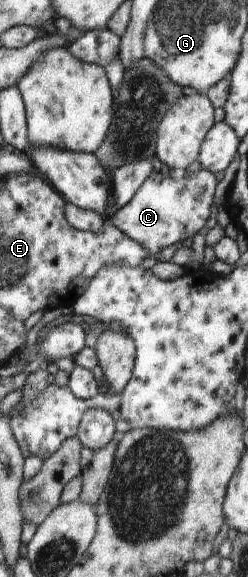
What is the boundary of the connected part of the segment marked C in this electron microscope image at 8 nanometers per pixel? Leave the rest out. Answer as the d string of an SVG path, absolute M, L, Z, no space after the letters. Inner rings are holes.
M154 170L130 202L114 209L107 220L131 240L142 244L145 250L152 252L152 257L157 257L166 247L193 238L204 228L210 218L216 186L216 176L206 172L189 176L173 173L168 178L162 178L161 172Z

